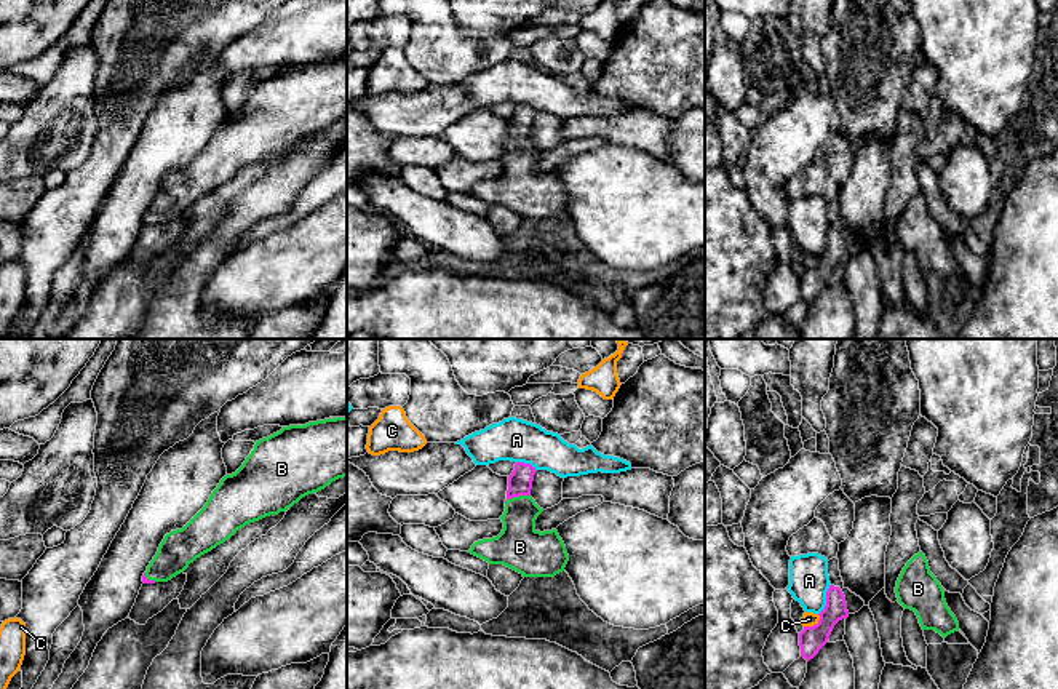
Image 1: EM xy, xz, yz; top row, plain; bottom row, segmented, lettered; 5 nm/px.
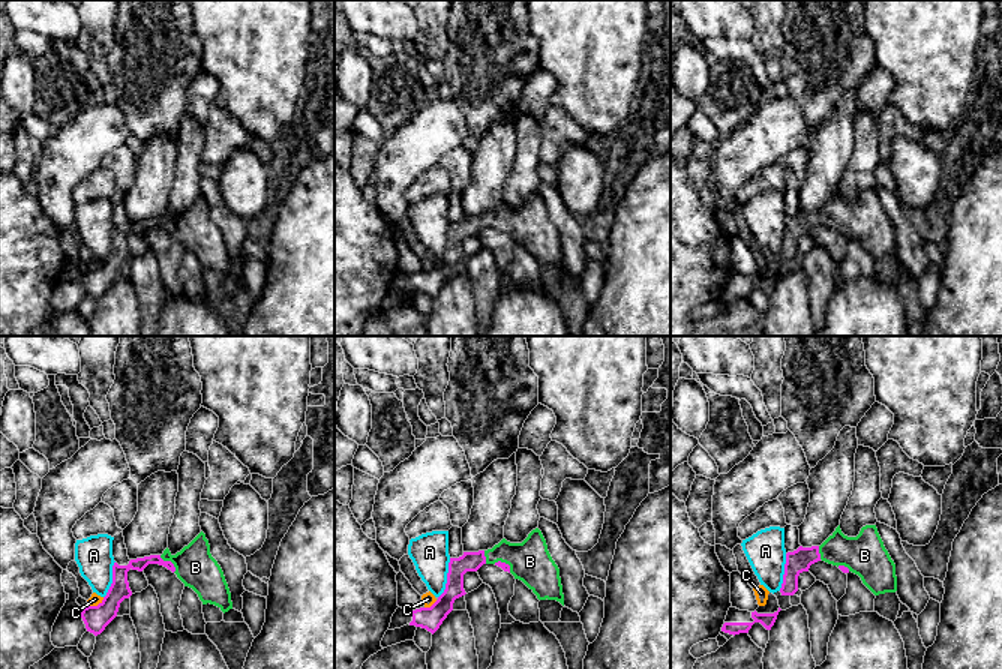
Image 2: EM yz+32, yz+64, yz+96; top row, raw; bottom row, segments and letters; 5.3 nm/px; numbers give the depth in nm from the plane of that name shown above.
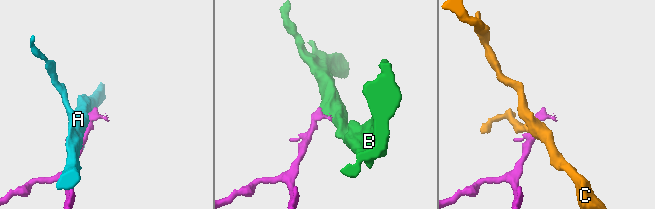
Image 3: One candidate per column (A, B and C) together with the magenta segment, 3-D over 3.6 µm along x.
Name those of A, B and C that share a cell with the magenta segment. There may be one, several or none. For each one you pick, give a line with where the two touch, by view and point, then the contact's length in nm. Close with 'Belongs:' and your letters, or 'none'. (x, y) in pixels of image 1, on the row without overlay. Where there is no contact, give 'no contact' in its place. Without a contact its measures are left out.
B: meets magenta in xz at (517, 138); contact 130 nm long
Belongs: B

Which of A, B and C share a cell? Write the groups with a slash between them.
A / B / C

